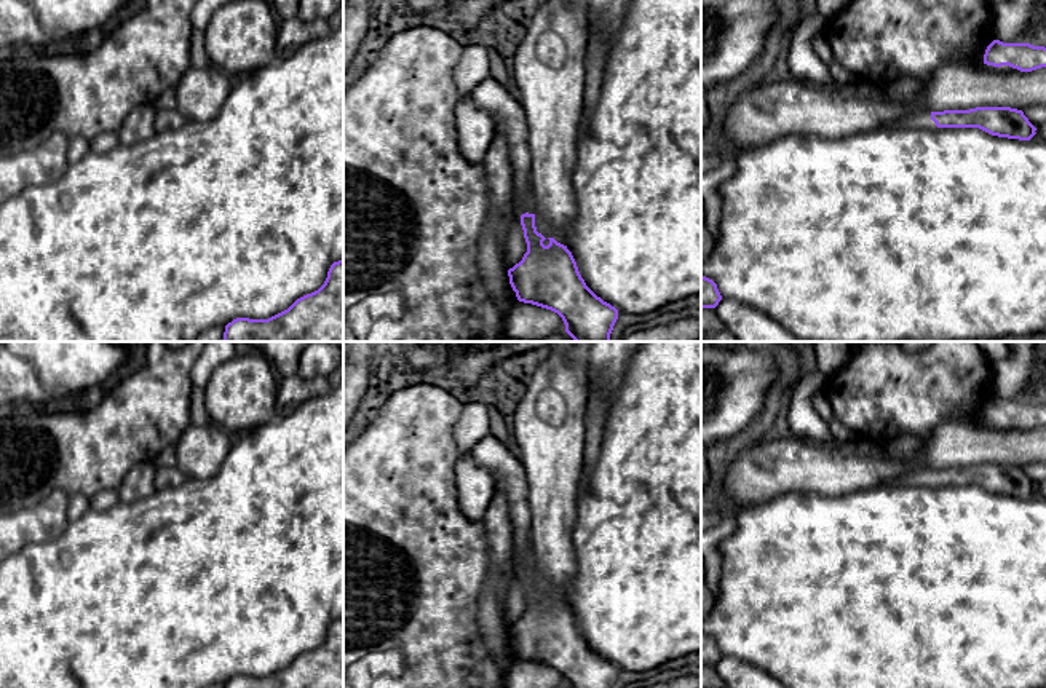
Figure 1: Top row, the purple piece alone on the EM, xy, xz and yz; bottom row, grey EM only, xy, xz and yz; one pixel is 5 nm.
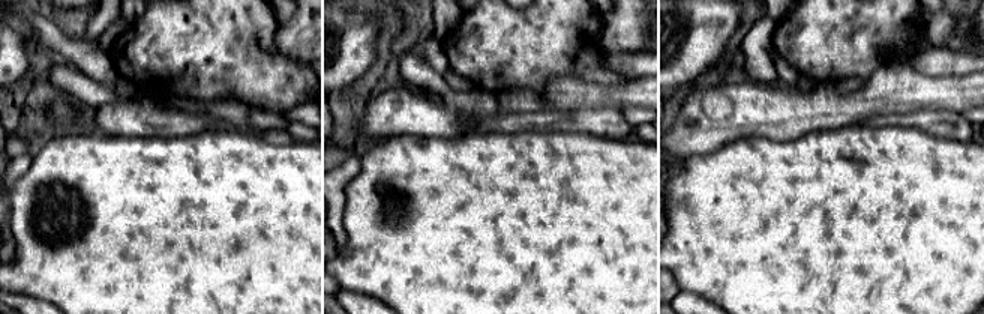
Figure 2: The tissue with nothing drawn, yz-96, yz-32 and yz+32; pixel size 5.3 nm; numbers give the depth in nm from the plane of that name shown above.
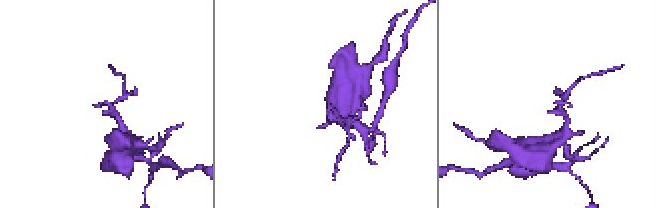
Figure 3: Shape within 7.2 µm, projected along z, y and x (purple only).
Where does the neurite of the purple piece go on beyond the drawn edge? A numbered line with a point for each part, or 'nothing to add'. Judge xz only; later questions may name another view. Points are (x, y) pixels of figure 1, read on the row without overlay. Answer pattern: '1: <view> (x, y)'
1: xz (500, 458)

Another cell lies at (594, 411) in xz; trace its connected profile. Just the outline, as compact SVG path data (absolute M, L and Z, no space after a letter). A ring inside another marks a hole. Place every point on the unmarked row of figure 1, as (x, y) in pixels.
M597 389L589 393L589 402L586 405L586 423L591 433L597 429L599 425L604 421L604 402L604 393Z

